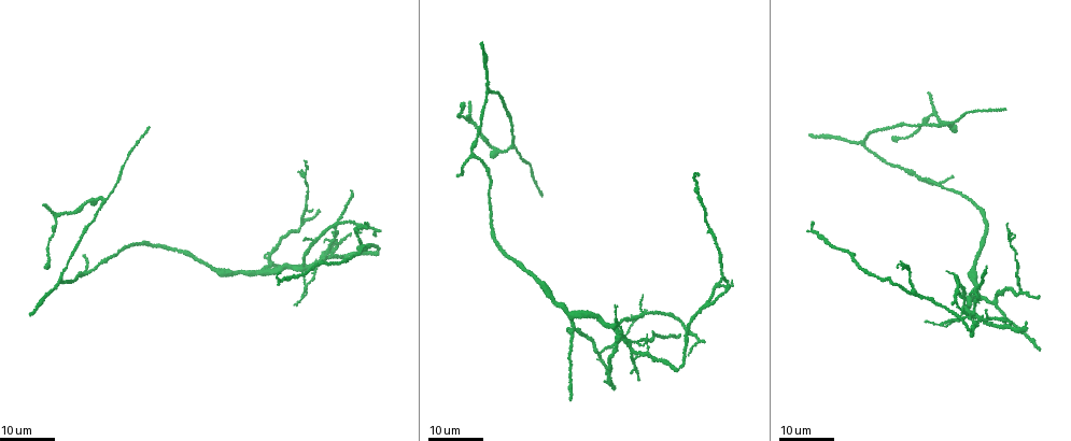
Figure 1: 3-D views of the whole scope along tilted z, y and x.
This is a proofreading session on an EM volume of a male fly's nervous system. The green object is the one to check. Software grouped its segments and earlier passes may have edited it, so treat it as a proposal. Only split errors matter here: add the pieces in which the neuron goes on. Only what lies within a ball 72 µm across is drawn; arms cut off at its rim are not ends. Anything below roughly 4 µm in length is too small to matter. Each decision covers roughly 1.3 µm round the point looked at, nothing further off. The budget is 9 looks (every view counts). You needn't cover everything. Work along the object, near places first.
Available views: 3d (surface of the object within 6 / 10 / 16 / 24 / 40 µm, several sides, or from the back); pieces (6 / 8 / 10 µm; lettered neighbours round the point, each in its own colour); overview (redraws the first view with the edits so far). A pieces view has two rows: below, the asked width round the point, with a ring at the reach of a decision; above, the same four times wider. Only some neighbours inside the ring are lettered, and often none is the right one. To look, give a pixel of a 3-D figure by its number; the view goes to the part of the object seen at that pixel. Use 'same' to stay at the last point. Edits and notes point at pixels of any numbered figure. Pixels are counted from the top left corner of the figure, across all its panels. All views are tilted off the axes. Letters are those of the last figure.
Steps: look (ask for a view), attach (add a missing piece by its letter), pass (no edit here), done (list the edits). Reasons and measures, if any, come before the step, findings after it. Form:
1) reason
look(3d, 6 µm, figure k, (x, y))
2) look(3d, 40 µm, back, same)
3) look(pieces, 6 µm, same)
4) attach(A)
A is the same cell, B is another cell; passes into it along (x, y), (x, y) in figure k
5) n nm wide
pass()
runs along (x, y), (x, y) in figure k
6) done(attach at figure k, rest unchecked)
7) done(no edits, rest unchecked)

thin end
look(3d, 24 µm, figure 1, (86, 255))

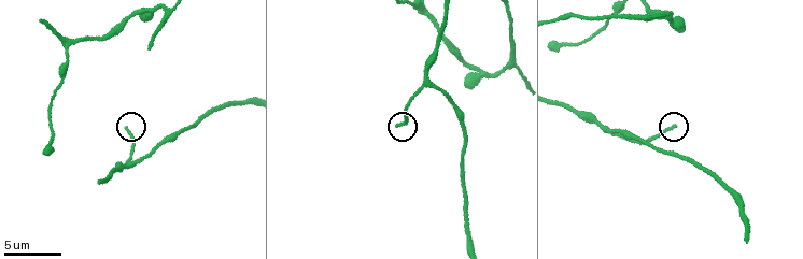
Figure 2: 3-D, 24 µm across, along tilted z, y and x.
see the neighbours
look(pieces, 8 µm, figure 2, (672, 127))

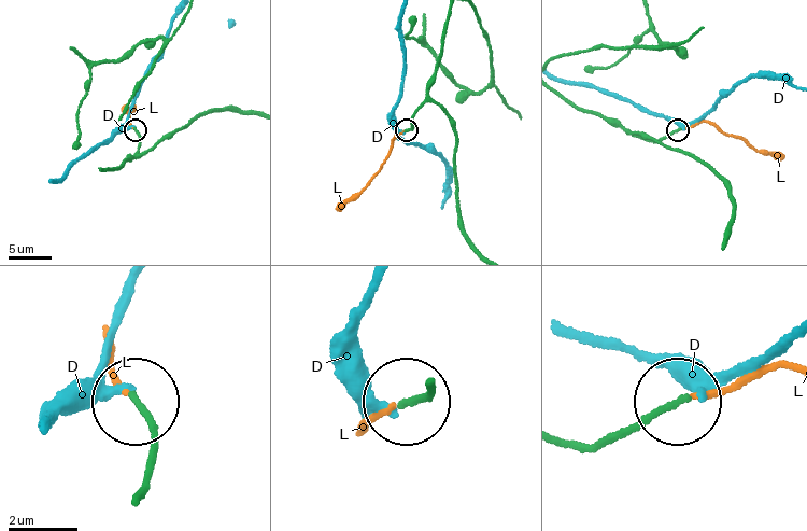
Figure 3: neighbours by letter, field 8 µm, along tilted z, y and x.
attach(L)
L is the same cell, D is another cell; passes into it along (583, 443), (604, 446), (659, 408), (791, 368) in figure 3; the neuron continues

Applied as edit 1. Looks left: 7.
look(overview)

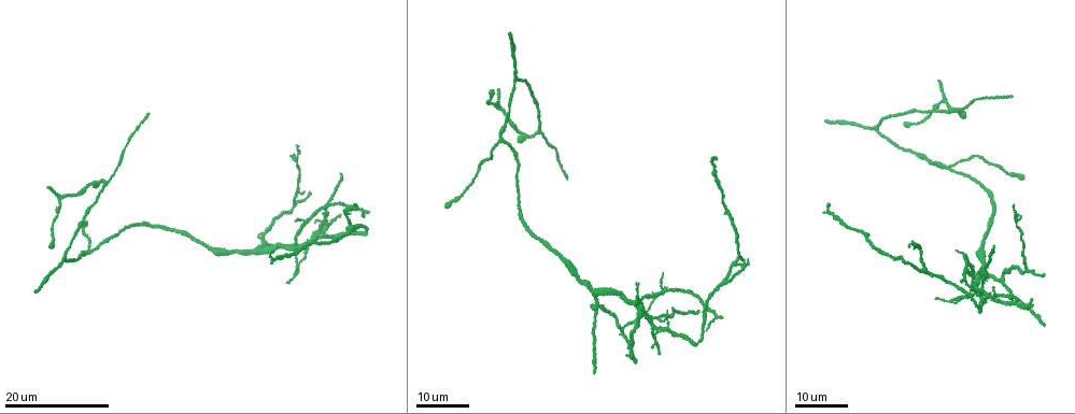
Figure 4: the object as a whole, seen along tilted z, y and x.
long arm stops here
look(3d, 24 µm, figure 4, (903, 125))

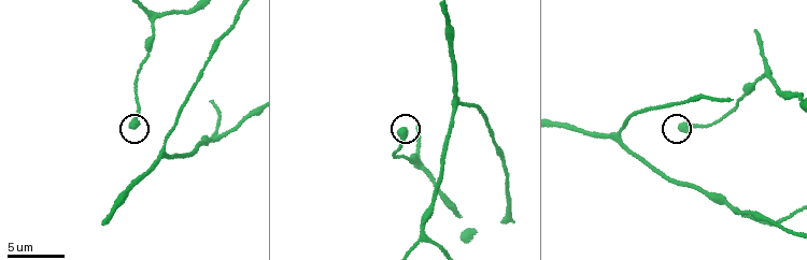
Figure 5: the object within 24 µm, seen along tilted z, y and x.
what lies round it
look(pieces, 8 µm, figure 5, (680, 127))

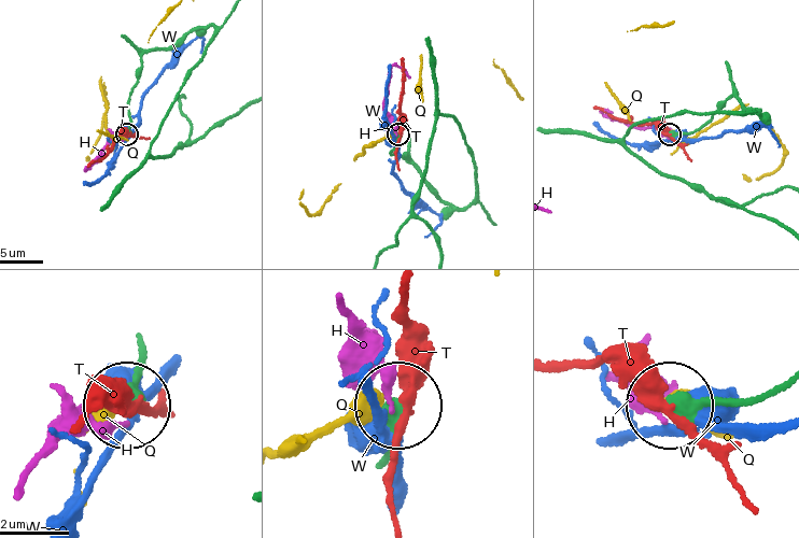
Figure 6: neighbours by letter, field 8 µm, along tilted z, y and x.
pass()
H, Q, T and W are other cells; runs along (787, 376), (755, 396), (678, 400) in figure 6; none of them fits

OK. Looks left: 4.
long arm stops here
look(3d, 16 µm, figure 1, (278, 272))

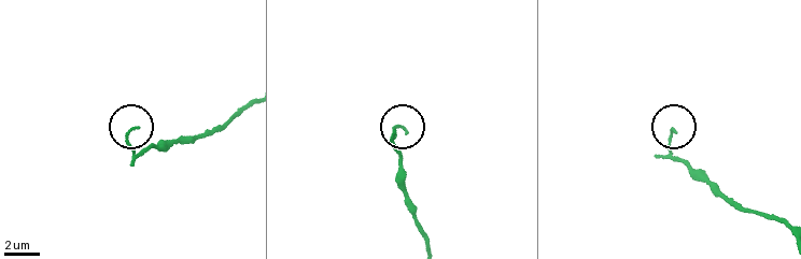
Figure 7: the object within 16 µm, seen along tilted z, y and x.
what lies round it
look(pieces, 8 µm, figure 7, (136, 129))

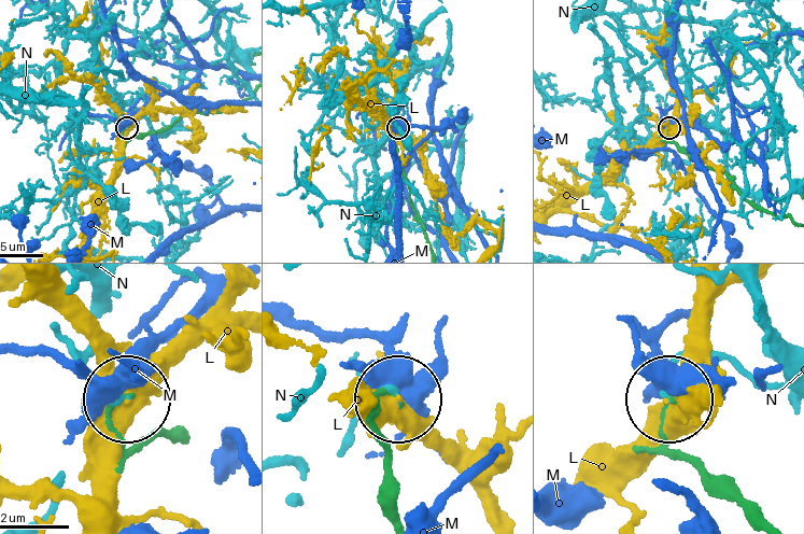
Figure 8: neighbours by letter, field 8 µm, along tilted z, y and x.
130 nm wide
pass()
L, M and N are other cells; none of them fits

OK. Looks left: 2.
thin end
look(3d, 16 µm, figure 1, (927, 321))

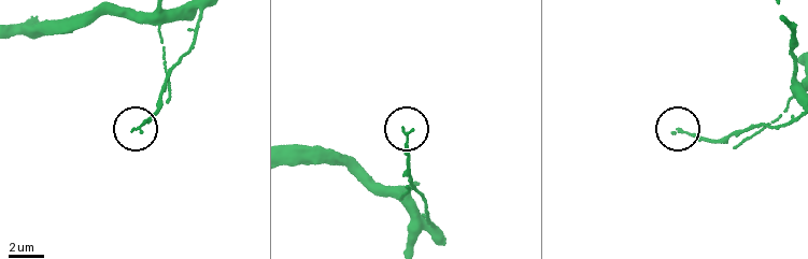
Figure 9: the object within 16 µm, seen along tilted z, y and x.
see the neighbours
look(pieces, 6 µm, figure 9, (675, 132))

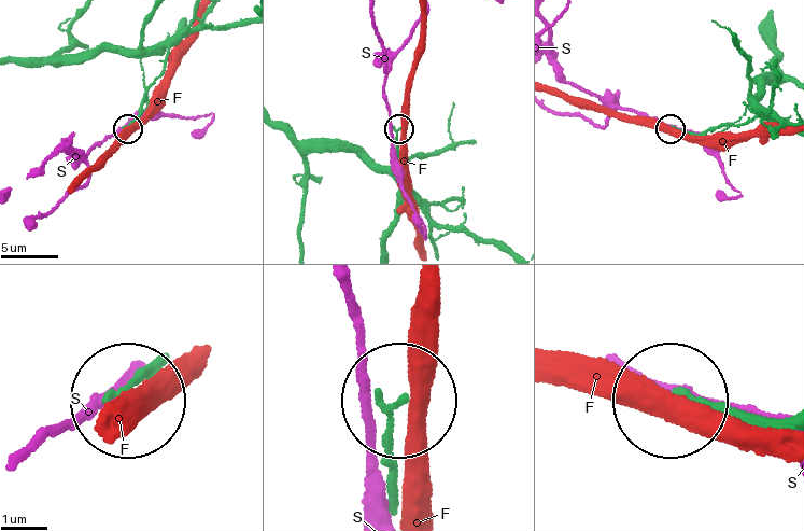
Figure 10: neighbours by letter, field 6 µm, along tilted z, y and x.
pass()
F and S are other cells; runs along (392, 488), (398, 404) in figure 10; no lettered piece goes on from it

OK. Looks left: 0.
done(attach at figure 3, rest unchecked)

